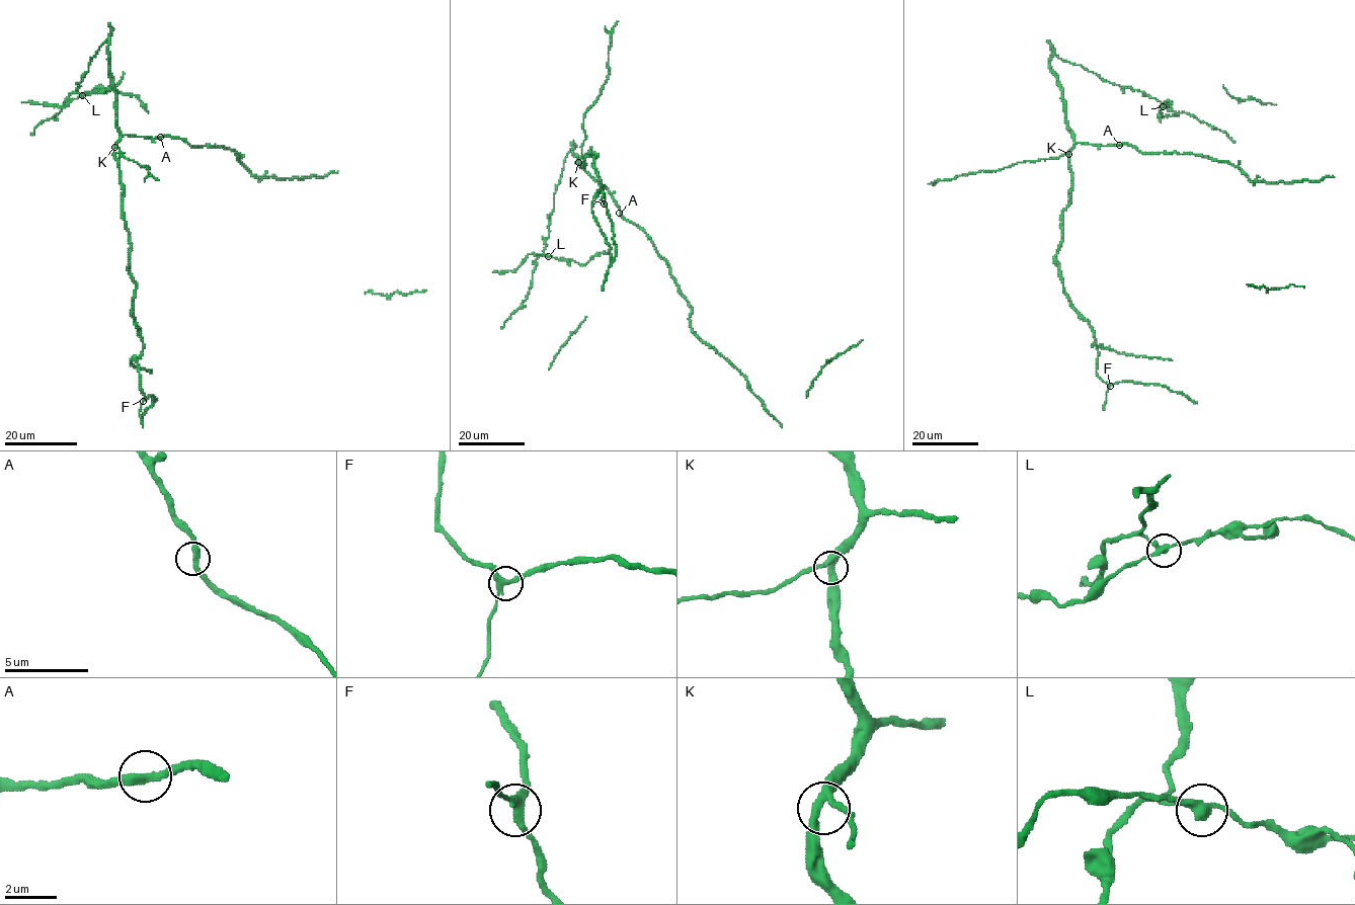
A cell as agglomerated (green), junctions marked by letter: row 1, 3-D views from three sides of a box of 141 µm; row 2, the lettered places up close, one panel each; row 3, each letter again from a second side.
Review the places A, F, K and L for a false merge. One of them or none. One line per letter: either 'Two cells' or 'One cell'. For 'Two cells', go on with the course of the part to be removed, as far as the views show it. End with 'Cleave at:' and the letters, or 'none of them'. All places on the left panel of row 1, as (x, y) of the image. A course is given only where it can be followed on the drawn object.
A: One cell
F: One cell
K: One cell
L: Two cells
Cleave at: L

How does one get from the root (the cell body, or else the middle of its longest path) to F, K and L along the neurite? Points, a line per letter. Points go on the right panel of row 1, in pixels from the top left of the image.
F: (1119, 145), (1078, 143), (1069, 153), (1071, 186), (1056, 257), (1065, 295), (1093, 332), (1097, 375), (1110, 386)
K: (1119, 145), (1078, 143), (1068, 154)
L: (1119, 145), (1074, 141), (1062, 90), (1049, 63), (1054, 56), (1080, 64), (1104, 80), (1143, 91), (1163, 106)

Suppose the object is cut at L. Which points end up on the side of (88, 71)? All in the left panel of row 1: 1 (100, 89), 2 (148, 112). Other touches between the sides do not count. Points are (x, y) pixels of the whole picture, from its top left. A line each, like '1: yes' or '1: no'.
1: no
2: no

